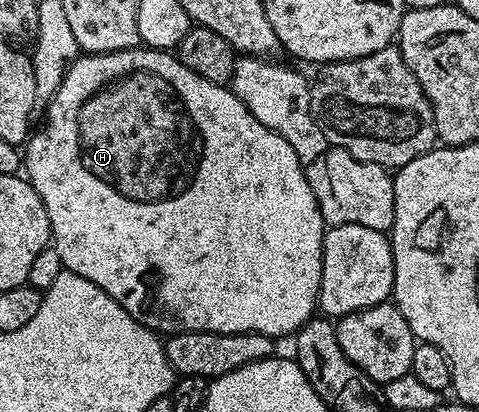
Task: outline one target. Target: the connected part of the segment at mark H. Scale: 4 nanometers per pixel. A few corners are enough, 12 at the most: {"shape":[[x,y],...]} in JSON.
{"shape":[[168,50],[84,54],[22,152],[67,271],[291,337],[305,165]]}

